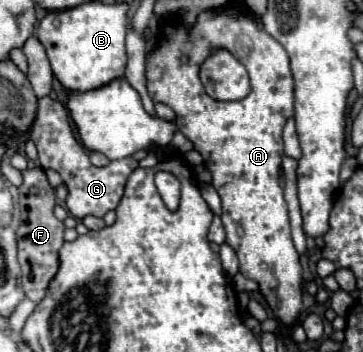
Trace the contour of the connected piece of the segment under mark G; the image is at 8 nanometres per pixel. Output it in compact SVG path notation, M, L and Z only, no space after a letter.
M51 97L39 99L37 117L31 127L31 141L37 145L41 167L55 169L63 177L63 181L69 189L67 211L73 217L77 217L77 219L83 219L87 215L103 217L107 211L117 209L117 205L123 197L125 181L133 173L133 169L137 169L137 161L133 157L111 161L107 167L95 167L89 161L89 153L83 149L81 143L77 143L77 139L73 135L67 109L59 101L53 101Z

